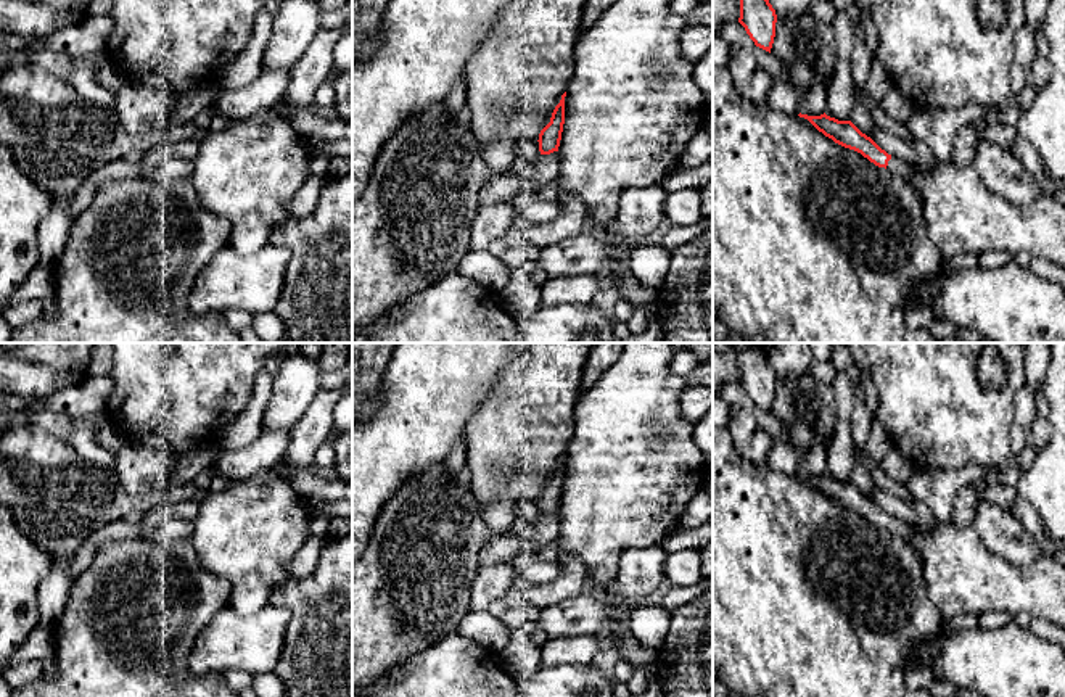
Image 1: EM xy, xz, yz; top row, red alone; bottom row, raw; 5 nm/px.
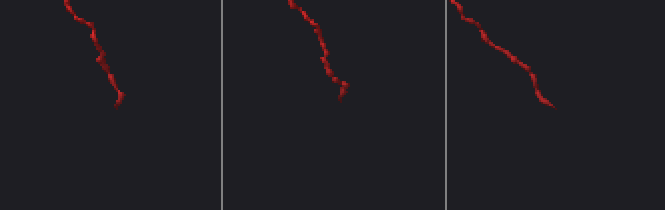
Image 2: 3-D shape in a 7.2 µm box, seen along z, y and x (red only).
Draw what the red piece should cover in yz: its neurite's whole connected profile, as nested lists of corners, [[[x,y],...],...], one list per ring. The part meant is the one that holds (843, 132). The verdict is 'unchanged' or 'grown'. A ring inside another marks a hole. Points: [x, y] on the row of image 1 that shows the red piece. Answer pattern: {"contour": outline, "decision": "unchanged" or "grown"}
{"contour": [[[800,113],[798,116],[808,119],[819,132],[832,138],[835,143],[861,153],[875,166],[888,169],[893,175],[899,175],[906,182],[914,175],[911,164],[888,155],[851,121],[838,121],[825,113],[820,116],[808,116]]], "decision": "grown"}

